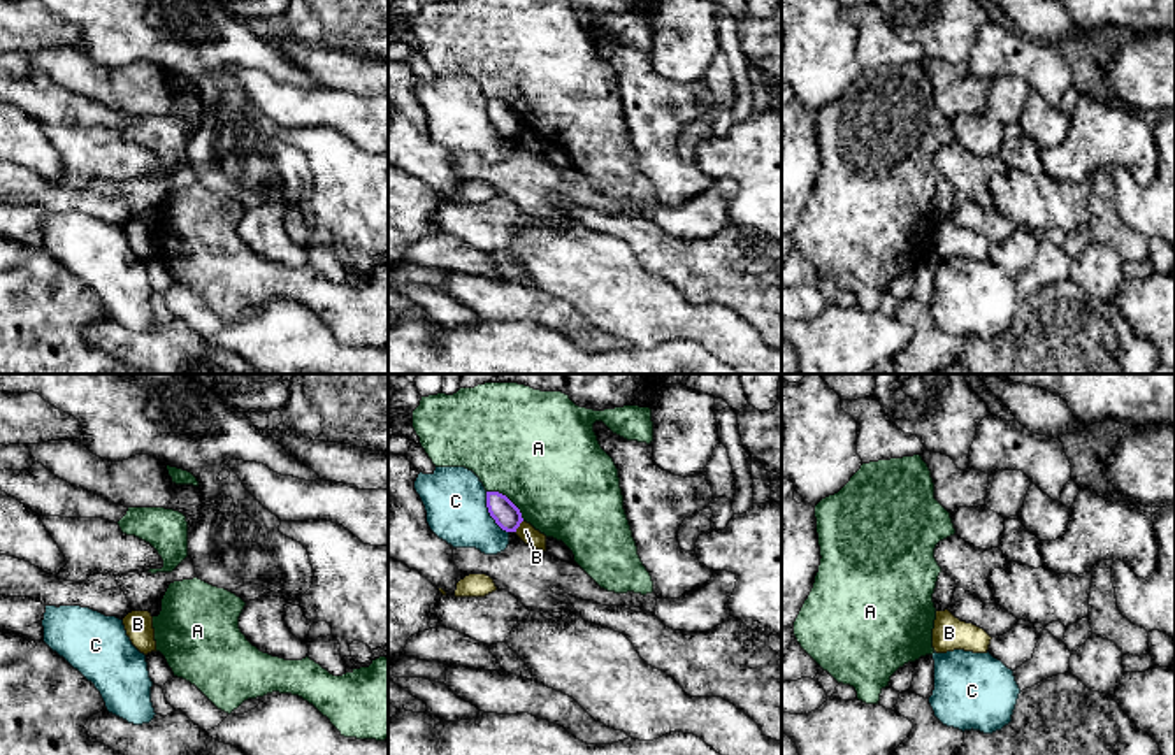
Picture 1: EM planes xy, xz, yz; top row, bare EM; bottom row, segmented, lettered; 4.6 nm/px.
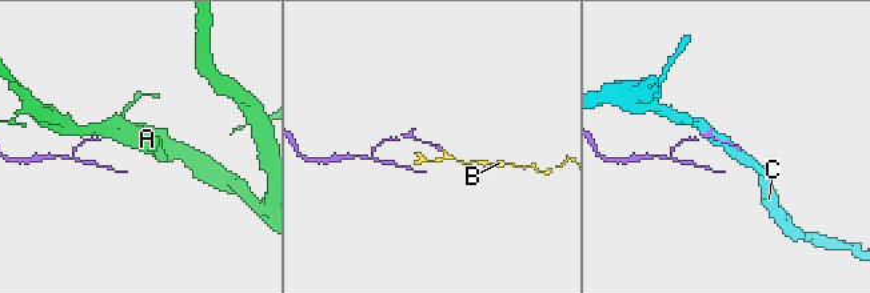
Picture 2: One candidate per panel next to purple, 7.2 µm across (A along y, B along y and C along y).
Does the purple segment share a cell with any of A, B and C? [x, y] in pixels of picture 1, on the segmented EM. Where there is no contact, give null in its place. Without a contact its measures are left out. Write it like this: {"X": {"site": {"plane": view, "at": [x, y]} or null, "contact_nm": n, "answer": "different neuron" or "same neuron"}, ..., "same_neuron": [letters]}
{"A": {"site": {"plane": "xz", "at": [508, 499]}, "contact_nm": 220, "answer": "different neuron"}, "B": {"site": {"plane": "xz", "at": [519, 525]}, "contact_nm": 70, "answer": "different neuron"}, "C": {"site": {"plane": "xz", "at": [489, 511]}, "contact_nm": 220, "answer": "different neuron"}, "same_neuron": []}

